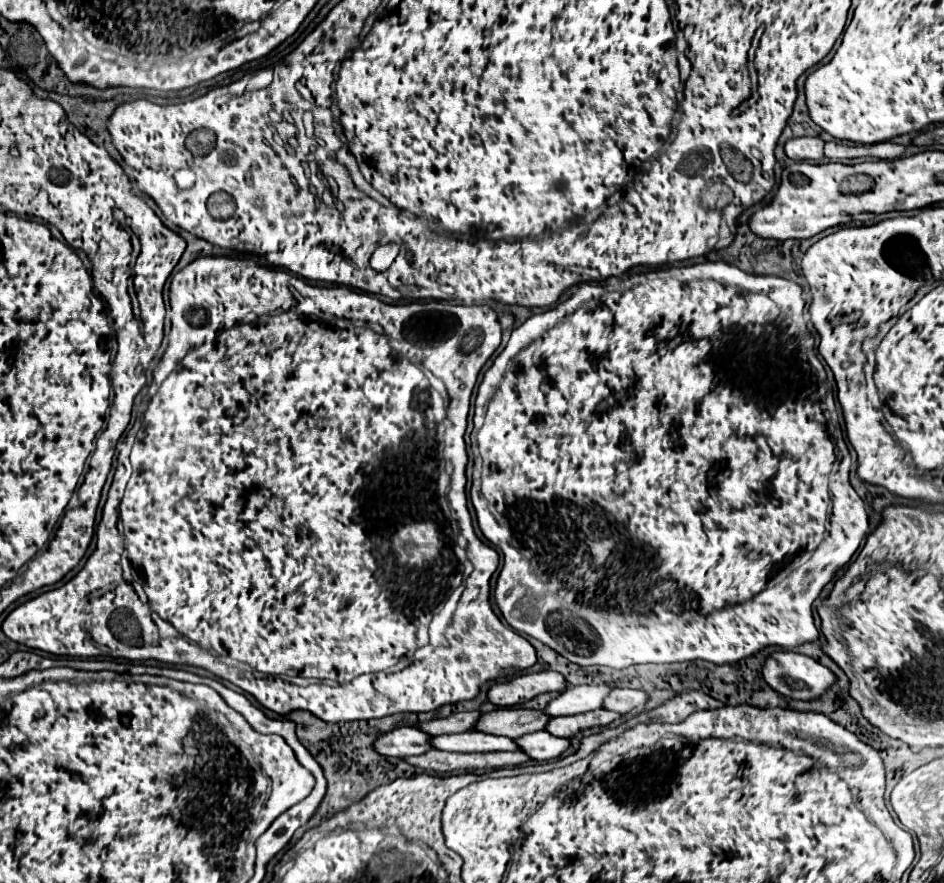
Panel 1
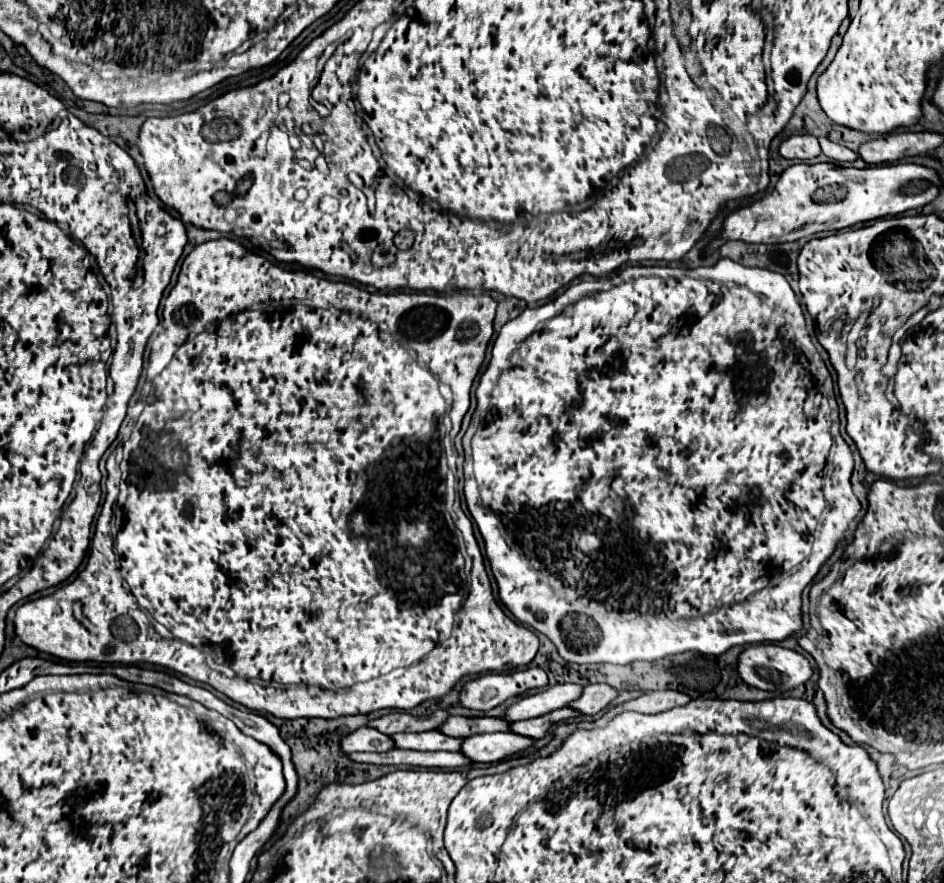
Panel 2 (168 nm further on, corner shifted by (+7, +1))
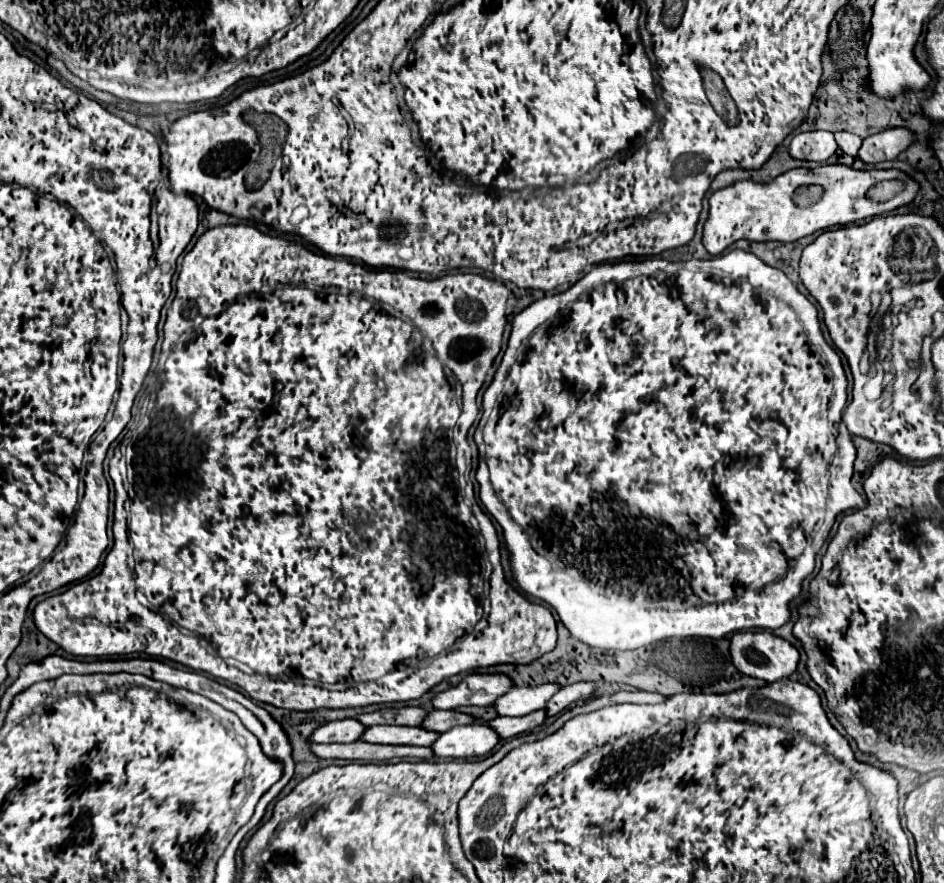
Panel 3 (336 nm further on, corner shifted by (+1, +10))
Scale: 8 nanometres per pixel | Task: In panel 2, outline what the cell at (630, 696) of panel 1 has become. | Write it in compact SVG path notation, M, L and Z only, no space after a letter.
M596 683L596 685L586 685L584 693L578 701L574 701L574 709L582 711L584 715L598 715L602 709L610 705L618 697L618 689L606 685L606 683Z

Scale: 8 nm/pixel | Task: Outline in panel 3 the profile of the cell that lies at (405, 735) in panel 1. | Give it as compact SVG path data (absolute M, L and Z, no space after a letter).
M354 718L334 720L334 722L326 722L320 728L316 728L308 740L316 742L316 744L324 744L324 742L356 742L360 732L364 732L364 726Z

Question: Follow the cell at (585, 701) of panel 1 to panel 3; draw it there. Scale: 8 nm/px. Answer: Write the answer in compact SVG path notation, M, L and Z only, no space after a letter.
M542 684L542 686L512 686L510 692L496 698L494 708L498 716L526 716L528 712L542 710L544 704L558 692L558 684Z

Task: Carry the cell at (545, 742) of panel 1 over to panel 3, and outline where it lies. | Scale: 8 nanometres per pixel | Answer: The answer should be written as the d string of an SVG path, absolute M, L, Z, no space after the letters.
M470 724L442 732L430 748L438 758L470 758L488 754L498 740L496 732L492 732L486 724Z

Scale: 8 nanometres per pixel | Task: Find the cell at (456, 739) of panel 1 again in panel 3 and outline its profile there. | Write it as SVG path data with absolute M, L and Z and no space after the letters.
M370 726L360 736L362 742L370 744L396 744L396 746L430 746L436 740L436 732L428 732L420 726Z

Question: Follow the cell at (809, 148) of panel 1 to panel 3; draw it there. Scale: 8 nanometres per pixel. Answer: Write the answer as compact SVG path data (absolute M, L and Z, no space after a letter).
M800 132L790 142L790 156L796 160L810 160L810 162L826 162L836 152L836 140L832 132Z

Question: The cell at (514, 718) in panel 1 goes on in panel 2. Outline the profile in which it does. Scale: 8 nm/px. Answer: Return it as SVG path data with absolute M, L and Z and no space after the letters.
M450 717L442 727L442 733L452 737L472 737L494 731L510 731L510 723L498 717Z

